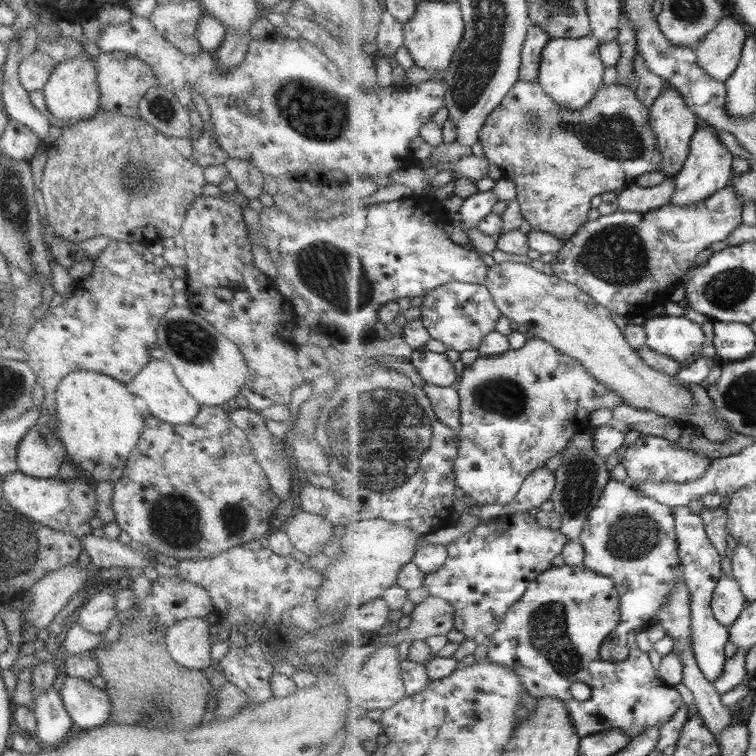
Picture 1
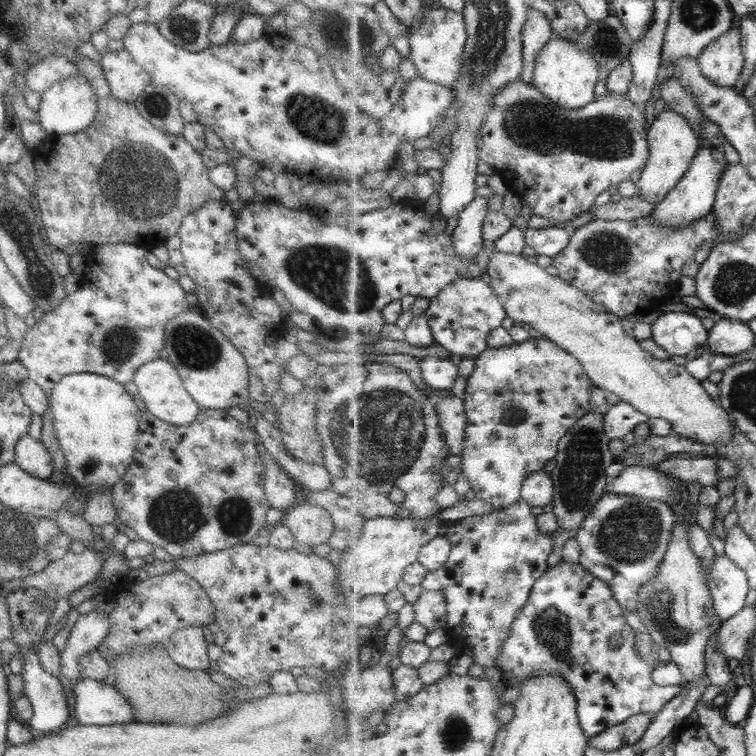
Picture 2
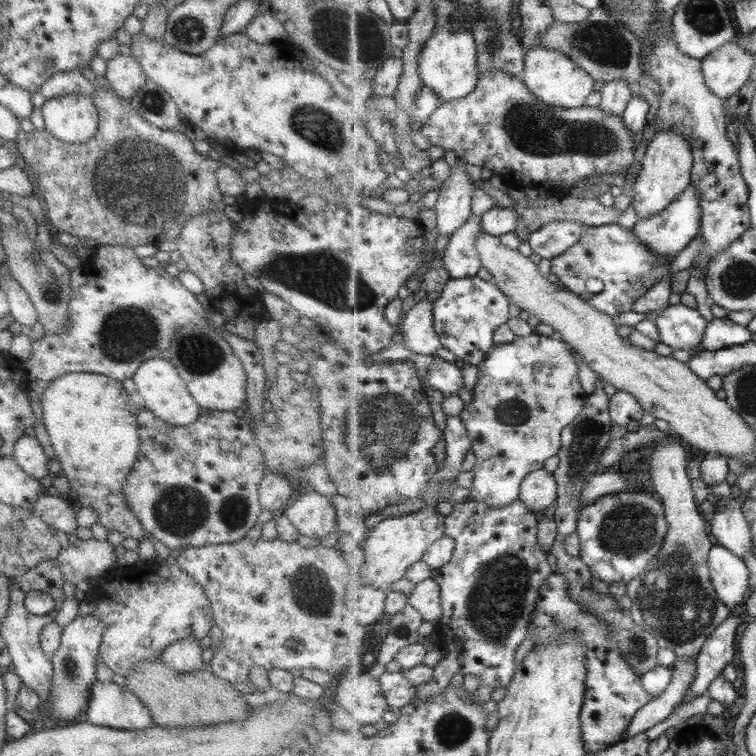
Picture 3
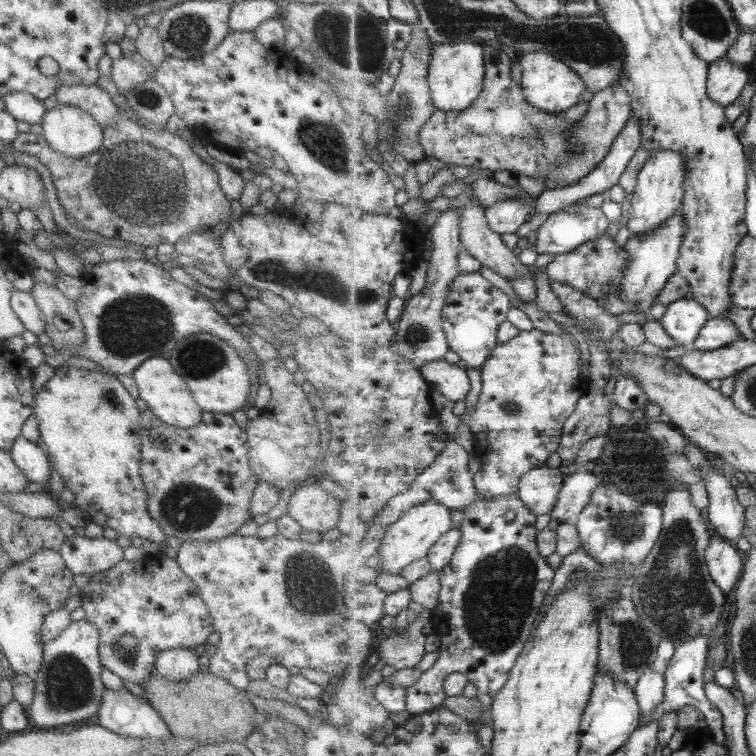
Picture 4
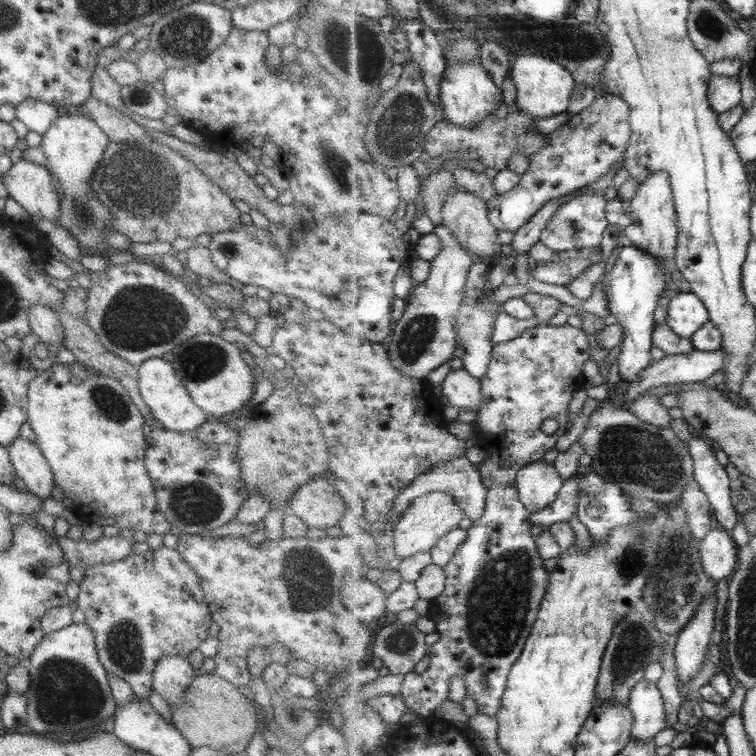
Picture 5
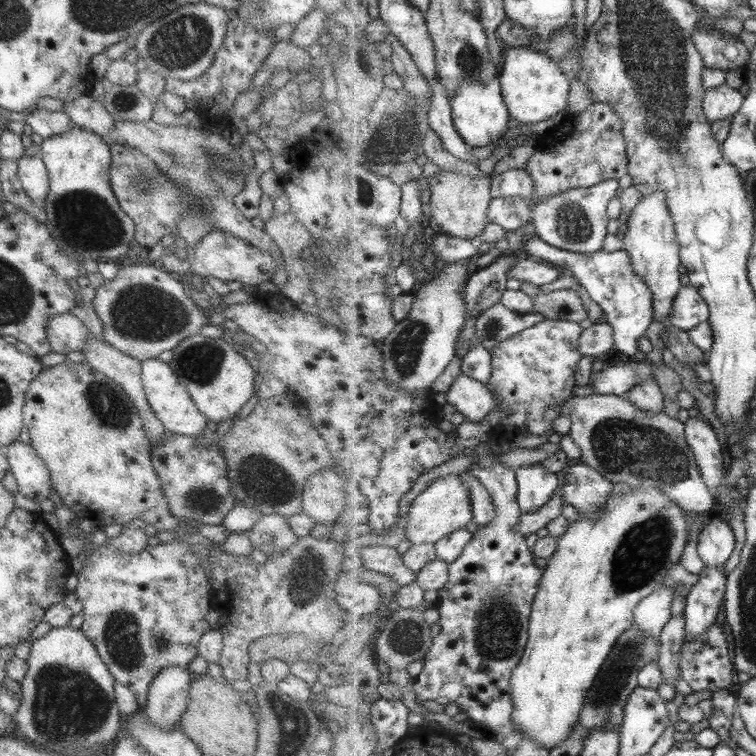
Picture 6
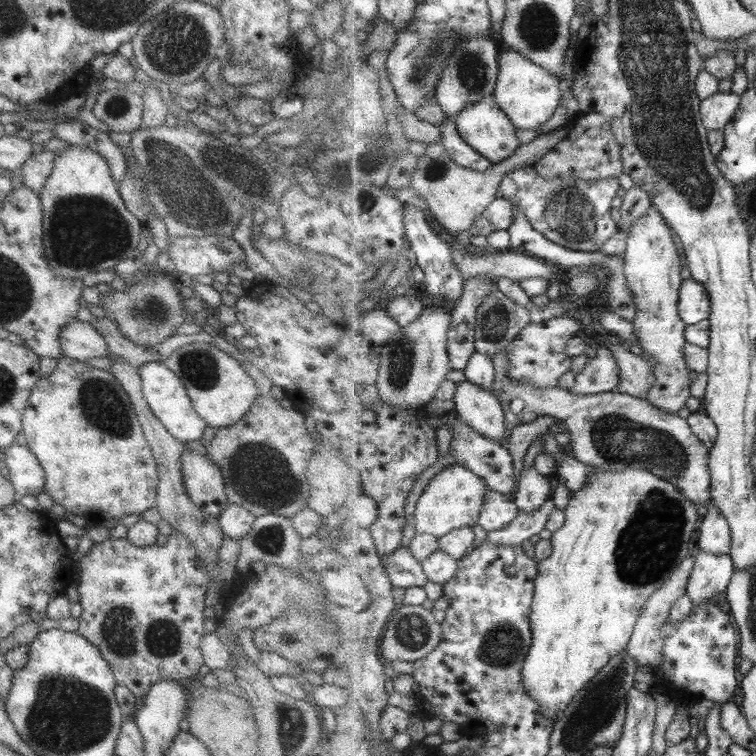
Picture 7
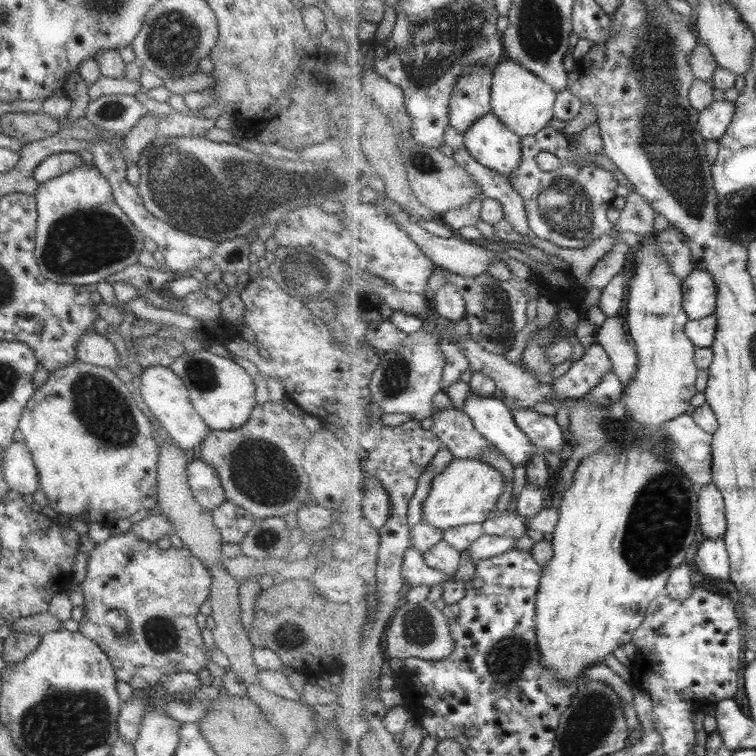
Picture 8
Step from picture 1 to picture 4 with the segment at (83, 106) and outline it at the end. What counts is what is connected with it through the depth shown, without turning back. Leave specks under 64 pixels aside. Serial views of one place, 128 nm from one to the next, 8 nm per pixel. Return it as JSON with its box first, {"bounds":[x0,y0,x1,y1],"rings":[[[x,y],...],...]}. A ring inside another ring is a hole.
{"bounds":[41,104,103,158],"rings":[[[56,104],[41,118],[42,135],[49,148],[67,158],[81,158],[97,150],[103,142],[103,129],[84,110],[69,104]]]}

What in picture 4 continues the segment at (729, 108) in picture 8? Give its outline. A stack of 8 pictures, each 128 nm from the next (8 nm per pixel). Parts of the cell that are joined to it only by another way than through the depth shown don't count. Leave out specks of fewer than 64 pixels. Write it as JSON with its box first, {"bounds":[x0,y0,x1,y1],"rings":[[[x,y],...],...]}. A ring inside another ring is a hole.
{"bounds":[708,56,751,106],"rings":[[[726,56],[711,63],[708,74],[709,96],[721,106],[731,106],[749,84],[751,71],[750,66],[731,63]]]}

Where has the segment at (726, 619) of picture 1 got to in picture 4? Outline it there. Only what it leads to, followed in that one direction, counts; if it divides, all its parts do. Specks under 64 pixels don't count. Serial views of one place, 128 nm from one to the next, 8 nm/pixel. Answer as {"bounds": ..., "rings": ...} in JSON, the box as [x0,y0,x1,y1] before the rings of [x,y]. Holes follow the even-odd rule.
{"bounds":[706,534,745,598],"rings":[[[714,534],[706,552],[706,560],[713,581],[730,598],[745,570],[745,555],[735,544]]]}

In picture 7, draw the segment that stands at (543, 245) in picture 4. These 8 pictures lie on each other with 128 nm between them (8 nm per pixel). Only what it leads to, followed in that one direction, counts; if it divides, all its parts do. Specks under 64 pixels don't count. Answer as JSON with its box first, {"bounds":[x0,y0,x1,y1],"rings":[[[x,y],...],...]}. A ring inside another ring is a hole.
{"bounds":[500,163,621,253],"rings":[[[534,163],[509,173],[500,186],[501,197],[519,205],[529,222],[549,240],[571,250],[590,253],[603,250],[605,243],[620,230],[611,218],[612,203],[619,190],[621,184],[617,177],[587,181],[561,175],[557,179],[547,179],[541,176]]]}

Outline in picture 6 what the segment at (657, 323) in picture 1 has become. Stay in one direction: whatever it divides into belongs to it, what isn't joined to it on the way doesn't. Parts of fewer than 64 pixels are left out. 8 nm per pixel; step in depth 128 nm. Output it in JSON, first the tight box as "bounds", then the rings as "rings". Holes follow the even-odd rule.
{"bounds":[669,284,710,332],"rings":[[[689,284],[682,286],[673,302],[673,310],[669,318],[670,324],[689,332],[702,322],[710,320],[708,302],[701,296],[697,287]]]}

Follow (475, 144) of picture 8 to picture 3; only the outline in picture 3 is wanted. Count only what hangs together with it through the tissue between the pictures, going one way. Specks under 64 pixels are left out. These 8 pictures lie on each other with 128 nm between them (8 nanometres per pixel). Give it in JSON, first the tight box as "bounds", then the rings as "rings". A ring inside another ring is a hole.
{"bounds":[419,26,480,100],"rings":[[[436,26],[433,36],[427,40],[420,57],[419,70],[426,86],[439,98],[461,100],[477,88],[480,81],[476,38],[467,30],[447,30]]]}

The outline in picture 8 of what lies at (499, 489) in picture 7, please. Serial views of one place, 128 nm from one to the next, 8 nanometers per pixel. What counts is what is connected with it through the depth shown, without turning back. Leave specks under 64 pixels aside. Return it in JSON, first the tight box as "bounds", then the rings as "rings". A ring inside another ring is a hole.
{"bounds":[431,406,493,460],"rings":[[[453,406],[442,410],[433,409],[431,431],[443,442],[455,459],[480,460],[481,451],[493,446],[476,430],[473,420]]]}

